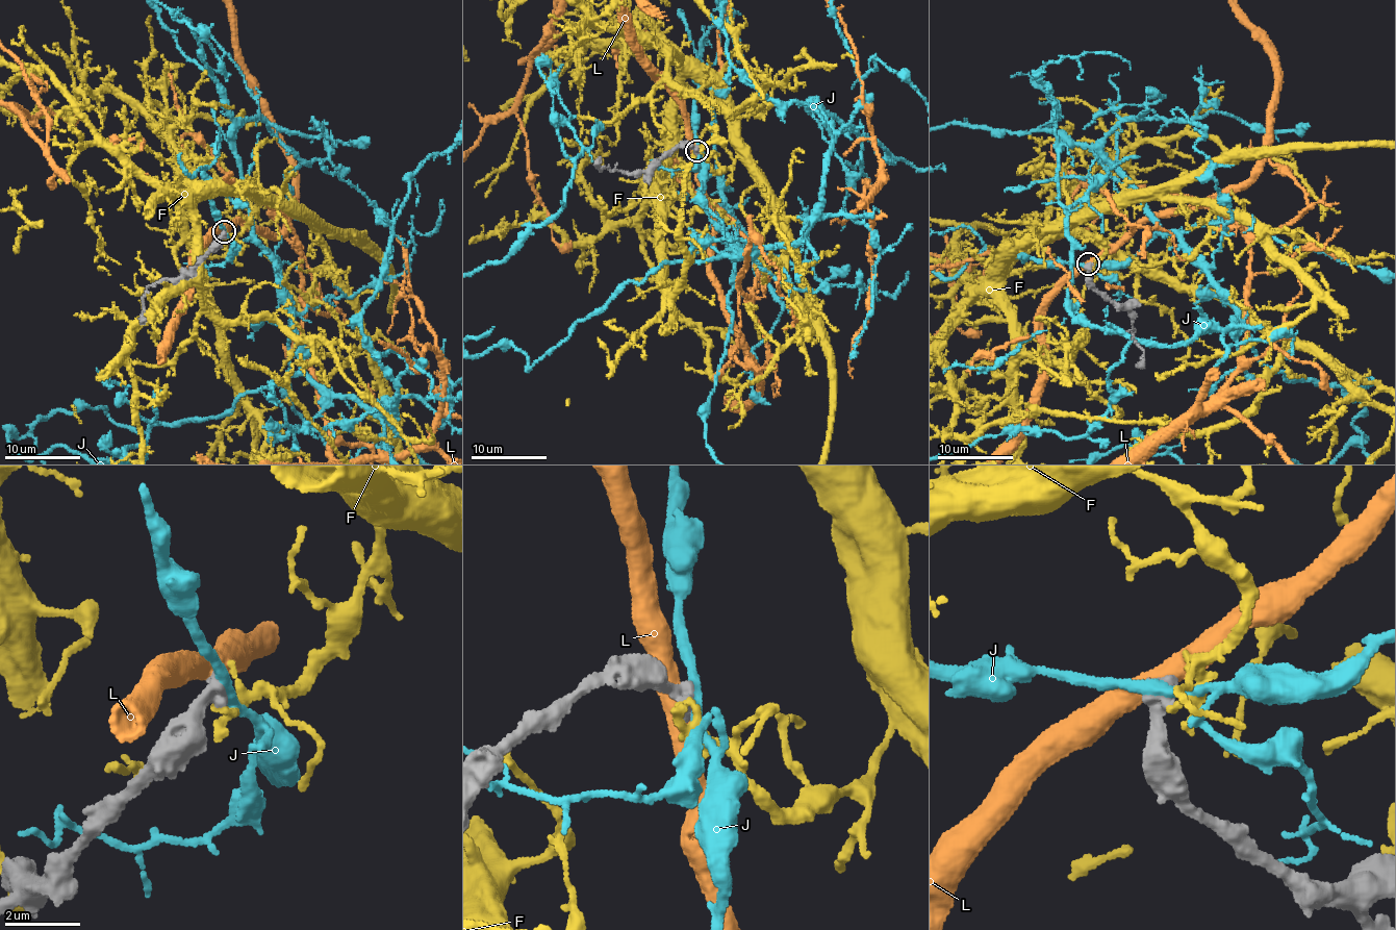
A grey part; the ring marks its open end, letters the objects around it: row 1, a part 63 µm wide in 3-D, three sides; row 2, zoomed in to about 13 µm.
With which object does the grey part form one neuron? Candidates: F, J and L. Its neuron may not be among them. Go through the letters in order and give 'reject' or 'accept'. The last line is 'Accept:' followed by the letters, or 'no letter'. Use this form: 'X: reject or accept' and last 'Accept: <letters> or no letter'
F: reject
J: reject
L: reject
Accept: no letter

